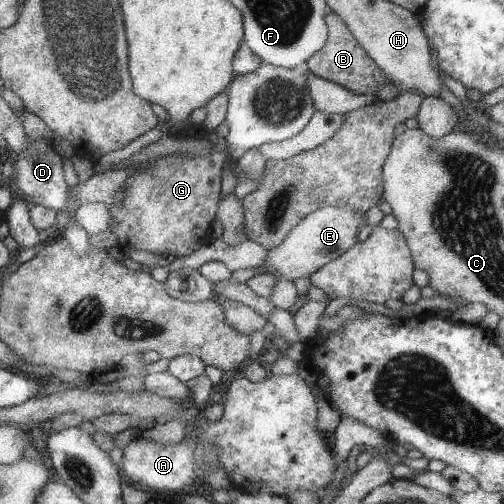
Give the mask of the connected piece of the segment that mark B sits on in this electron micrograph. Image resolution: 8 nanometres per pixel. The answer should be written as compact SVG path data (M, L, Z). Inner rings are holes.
M330 10L325 16L325 23L328 34L327 44L306 61L309 72L320 78L341 84L346 87L346 90L351 90L360 96L365 94L376 95L376 92L385 83L390 83L390 78L384 74L383 69L375 59L359 45L358 39L352 34L347 23L339 17L339 14Z

